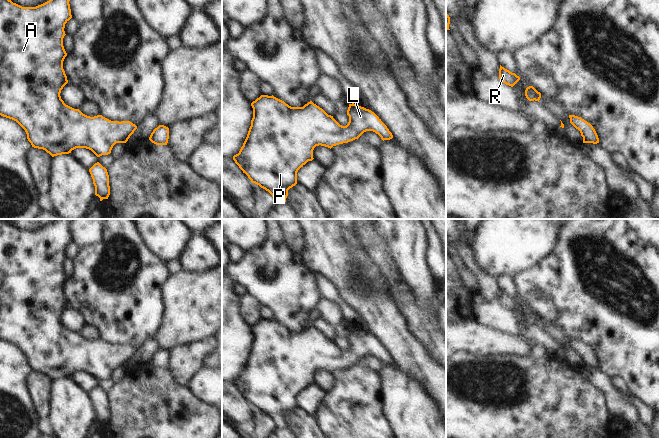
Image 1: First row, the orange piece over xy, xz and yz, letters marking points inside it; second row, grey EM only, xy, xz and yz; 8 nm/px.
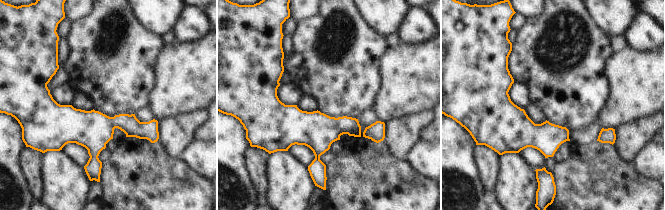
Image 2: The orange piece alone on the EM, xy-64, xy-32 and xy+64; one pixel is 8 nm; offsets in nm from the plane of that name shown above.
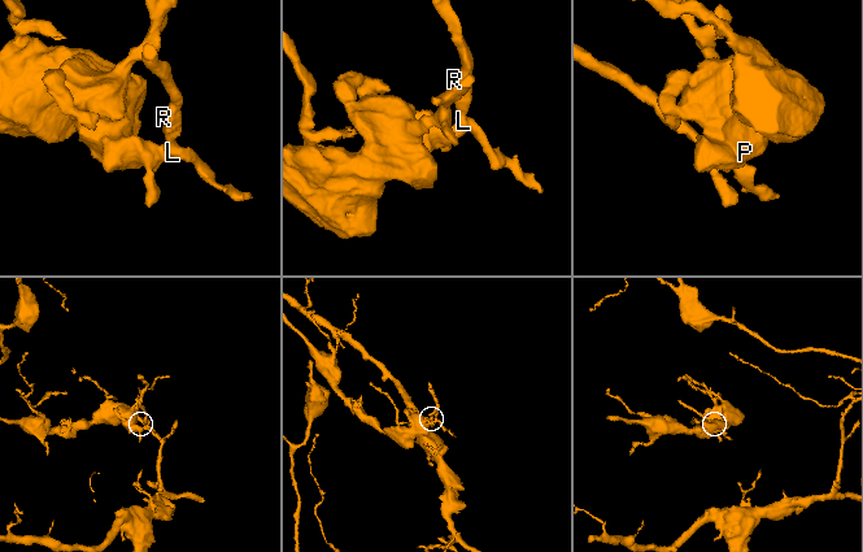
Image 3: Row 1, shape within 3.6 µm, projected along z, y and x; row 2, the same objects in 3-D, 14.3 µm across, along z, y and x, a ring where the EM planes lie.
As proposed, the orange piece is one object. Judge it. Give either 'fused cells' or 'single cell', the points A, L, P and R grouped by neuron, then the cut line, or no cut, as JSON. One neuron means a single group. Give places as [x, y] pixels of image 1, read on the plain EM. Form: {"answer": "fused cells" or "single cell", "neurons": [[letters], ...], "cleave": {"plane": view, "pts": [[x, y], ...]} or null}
{"answer": "single cell", "neurons": [["A", "L", "P", "R"]], "cleave": null}

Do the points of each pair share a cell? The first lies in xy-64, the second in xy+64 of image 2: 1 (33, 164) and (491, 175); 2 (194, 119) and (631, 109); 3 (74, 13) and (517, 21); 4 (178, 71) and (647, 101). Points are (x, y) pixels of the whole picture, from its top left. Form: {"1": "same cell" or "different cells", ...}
{"1": "same cell", "2": "different cells", "3": "different cells", "4": "same cell"}

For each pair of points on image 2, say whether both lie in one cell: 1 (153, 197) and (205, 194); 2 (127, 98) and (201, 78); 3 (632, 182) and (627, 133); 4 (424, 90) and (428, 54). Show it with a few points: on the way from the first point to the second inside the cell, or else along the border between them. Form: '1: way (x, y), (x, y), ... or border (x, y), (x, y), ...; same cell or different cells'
1: way (166, 197), (188, 197), (192, 195); same cell
2: border (154, 69), (154, 86), (149, 93), (146, 105); different cells
3: border (614, 145), (617, 152), (626, 161), (631, 163); different cells
4: way (424, 81), (424, 74), (428, 70), (428, 63); same cell

